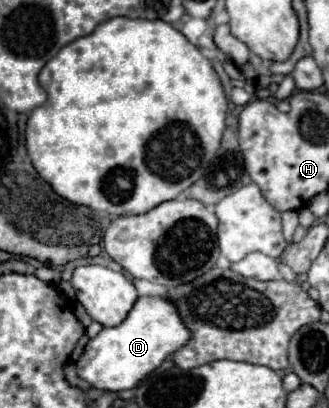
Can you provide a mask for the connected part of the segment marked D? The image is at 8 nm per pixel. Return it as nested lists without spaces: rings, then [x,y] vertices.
[[[138,298],[126,320],[114,328],[102,328],[90,342],[86,344],[82,356],[76,360],[76,374],[86,380],[92,388],[104,392],[122,392],[134,388],[144,376],[154,372],[172,352],[182,348],[190,340],[190,330],[186,330],[182,318],[178,316],[176,306],[166,298]]]

